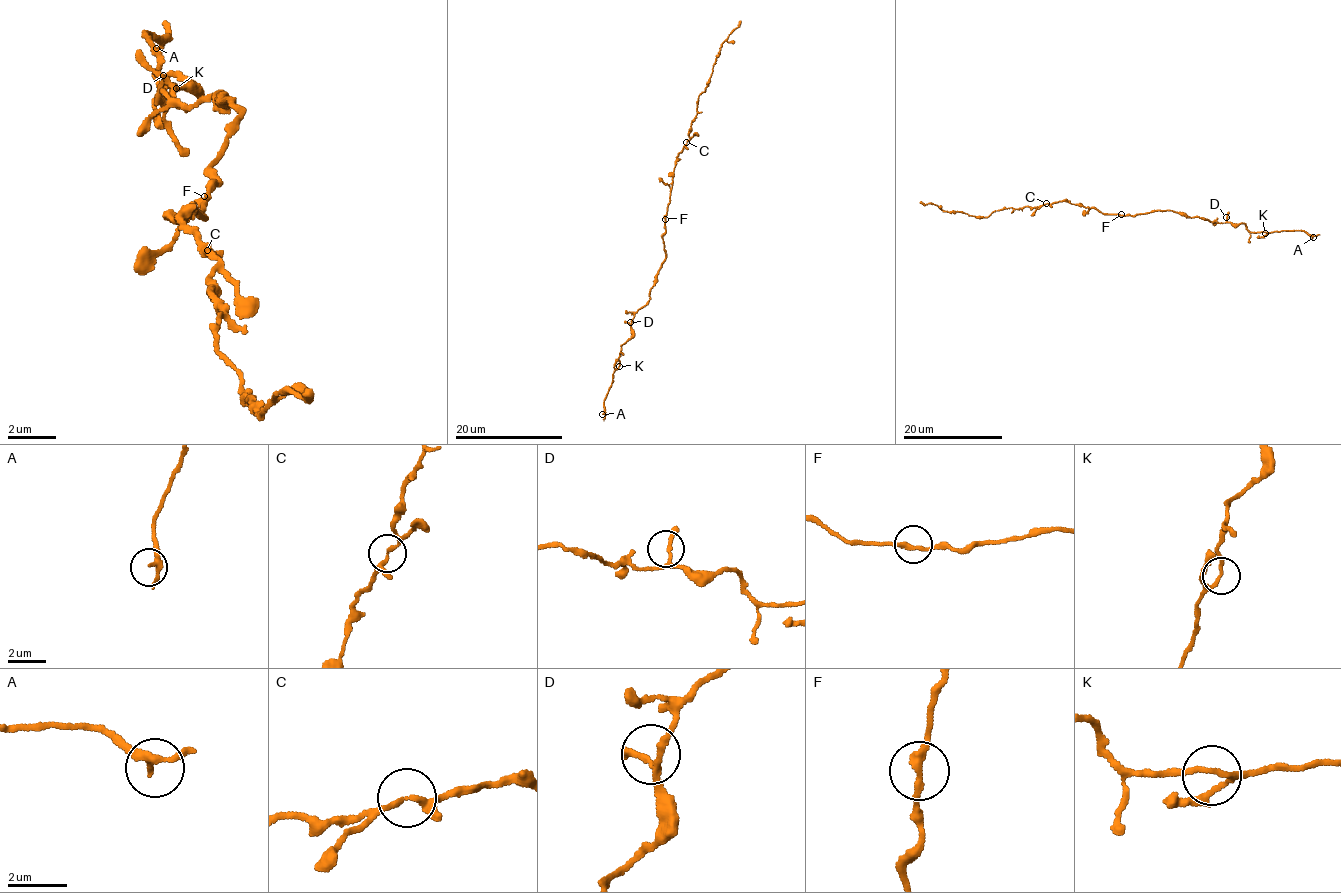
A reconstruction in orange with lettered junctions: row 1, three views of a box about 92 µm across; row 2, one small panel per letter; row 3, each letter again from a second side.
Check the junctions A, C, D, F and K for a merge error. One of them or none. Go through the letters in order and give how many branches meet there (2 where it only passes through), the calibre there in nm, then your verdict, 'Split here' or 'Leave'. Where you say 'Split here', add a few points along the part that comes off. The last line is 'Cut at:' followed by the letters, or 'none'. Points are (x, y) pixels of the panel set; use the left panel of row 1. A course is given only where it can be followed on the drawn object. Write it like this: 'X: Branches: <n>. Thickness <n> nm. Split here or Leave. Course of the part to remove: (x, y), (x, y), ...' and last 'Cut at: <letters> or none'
A: Branches: 2. Thickness 240 nm. Leave
C: Branches: 3. Thickness 170 nm. Leave
D: Branches: 3. Thickness 160 nm. Leave
F: Branches: 2. Thickness 260 nm. Leave
K: Branches: 3. Thickness 150 nm. Leave
Cut at: none

